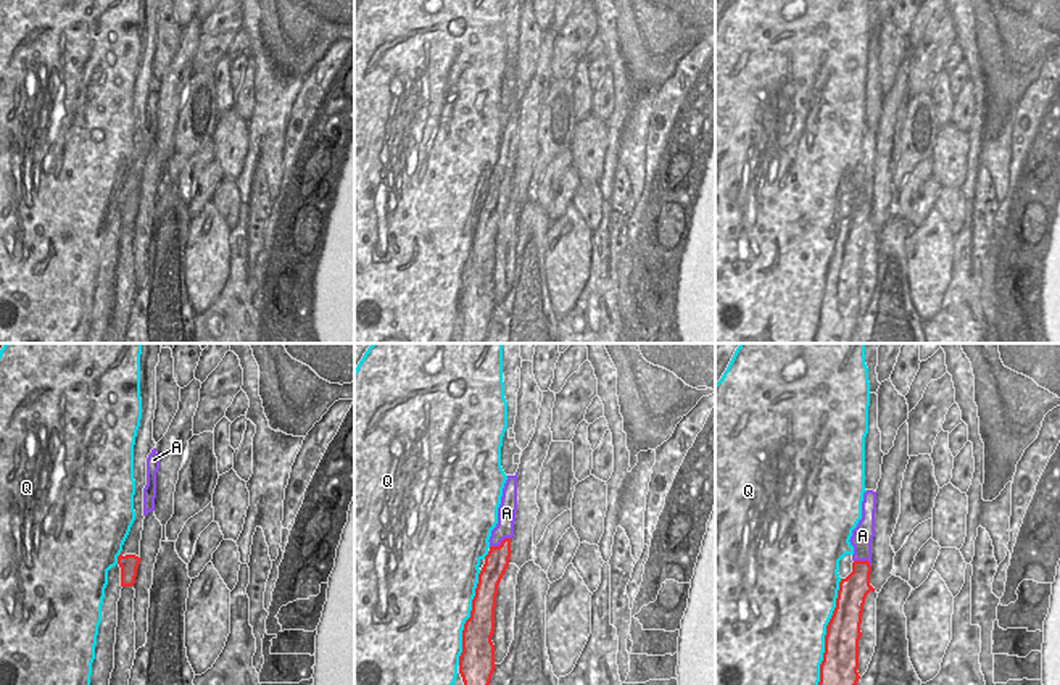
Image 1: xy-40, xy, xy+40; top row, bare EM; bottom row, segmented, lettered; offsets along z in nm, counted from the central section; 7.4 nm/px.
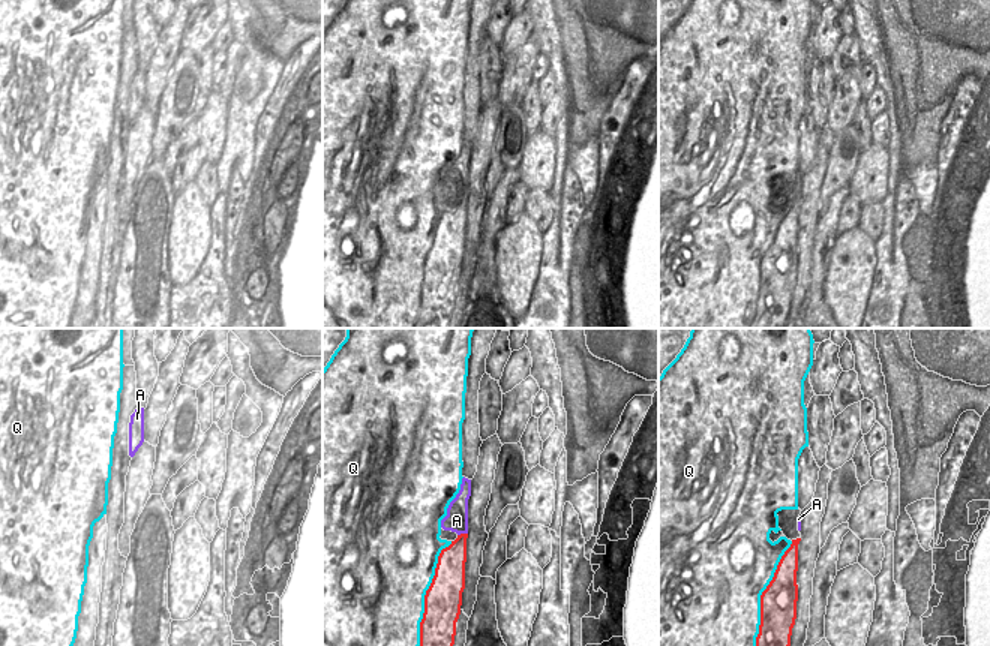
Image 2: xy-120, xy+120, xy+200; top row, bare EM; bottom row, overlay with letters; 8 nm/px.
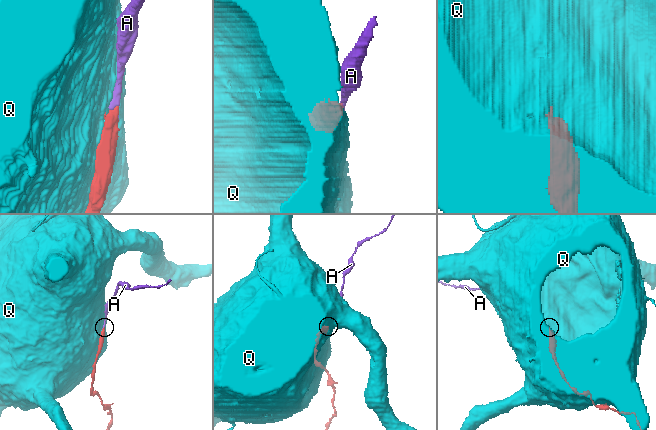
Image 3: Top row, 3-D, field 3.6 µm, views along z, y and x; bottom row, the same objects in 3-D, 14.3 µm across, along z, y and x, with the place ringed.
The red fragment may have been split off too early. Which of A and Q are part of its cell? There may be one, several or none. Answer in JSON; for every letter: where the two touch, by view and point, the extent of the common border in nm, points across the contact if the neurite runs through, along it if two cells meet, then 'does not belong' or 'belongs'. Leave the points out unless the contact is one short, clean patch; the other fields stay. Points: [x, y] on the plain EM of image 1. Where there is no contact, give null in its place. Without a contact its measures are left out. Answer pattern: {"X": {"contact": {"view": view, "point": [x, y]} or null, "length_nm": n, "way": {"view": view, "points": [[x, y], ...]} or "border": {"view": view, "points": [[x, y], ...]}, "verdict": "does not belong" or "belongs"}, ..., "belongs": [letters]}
{"A": {"contact": {"view": "xy", "point": [501, 182]}, "length_nm": 170, "way": {"view": "xy", "points": [[496, 200], [501, 182], [506, 152]]}, "verdict": "belongs"}, "Q": {"contact": {"view": "xy+40", "point": [825, 281]}, "length_nm": 950, "verdict": "does not belong"}, "belongs": ["A"]}

